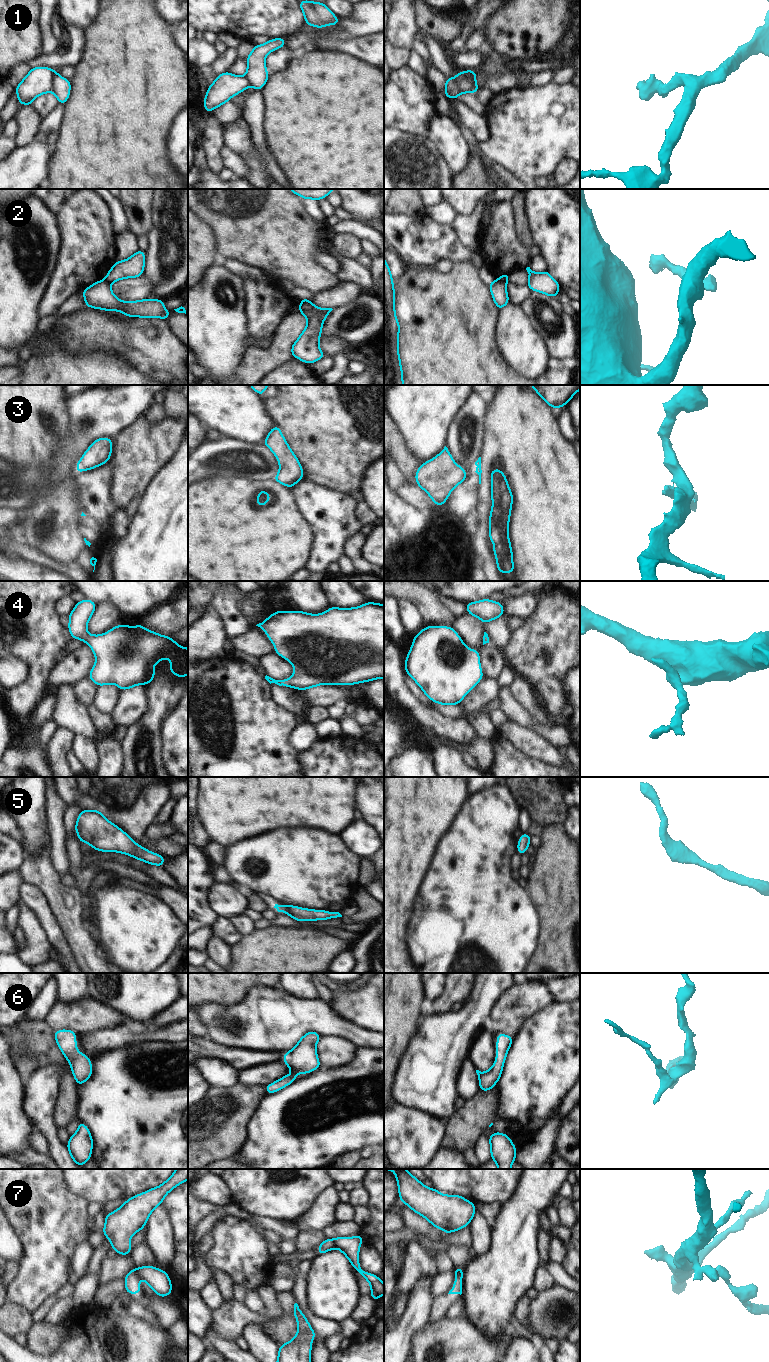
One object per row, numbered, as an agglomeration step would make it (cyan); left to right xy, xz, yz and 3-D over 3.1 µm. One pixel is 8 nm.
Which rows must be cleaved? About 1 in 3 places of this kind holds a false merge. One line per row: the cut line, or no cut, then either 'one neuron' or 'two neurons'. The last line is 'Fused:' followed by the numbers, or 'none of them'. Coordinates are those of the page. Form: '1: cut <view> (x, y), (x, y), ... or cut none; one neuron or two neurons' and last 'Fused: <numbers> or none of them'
1: cut xy (55, 71), (52, 77), (51, 90); two neurons
2: cut yz (497, 280), (502, 280), (506, 283); two neurons
3: cut xy (79, 460), (82, 470); two neurons
4: cut none; one neuron
5: cut none; one neuron
6: cut none; one neuron
7: cut xy (136, 1268), (136, 1274), (139, 1277); two neurons
Fused: 1, 2, 3, 7

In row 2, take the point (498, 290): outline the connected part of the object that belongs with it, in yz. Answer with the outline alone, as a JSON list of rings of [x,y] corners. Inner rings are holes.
[[[498,280],[489,281],[491,295],[499,311],[510,303],[506,284],[506,282]]]

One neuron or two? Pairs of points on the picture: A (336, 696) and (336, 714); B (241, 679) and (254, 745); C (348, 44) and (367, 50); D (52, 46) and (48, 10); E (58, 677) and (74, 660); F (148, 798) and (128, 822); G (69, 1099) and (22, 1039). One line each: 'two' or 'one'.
A: two
B: one
C: one
D: one
E: one
F: one
G: one

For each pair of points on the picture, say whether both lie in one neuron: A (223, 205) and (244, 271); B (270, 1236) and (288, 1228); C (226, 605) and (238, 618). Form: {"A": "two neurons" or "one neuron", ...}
{"A": "two neurons", "B": "two neurons", "C": "one neuron"}

